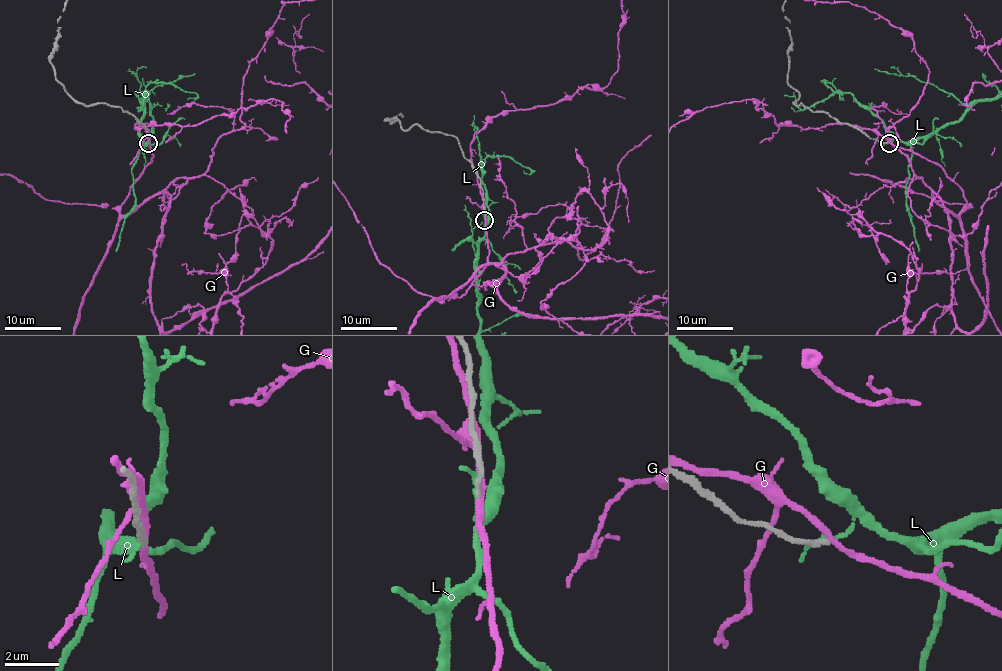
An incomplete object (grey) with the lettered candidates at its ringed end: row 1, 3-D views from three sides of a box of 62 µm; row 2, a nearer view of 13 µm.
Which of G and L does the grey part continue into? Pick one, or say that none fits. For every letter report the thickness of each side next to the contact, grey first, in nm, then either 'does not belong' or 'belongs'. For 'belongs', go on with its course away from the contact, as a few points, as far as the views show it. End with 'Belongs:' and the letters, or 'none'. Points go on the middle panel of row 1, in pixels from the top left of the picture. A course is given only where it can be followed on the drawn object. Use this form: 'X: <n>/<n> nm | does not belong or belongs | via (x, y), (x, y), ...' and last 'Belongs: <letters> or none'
G: 200/220 nm | does not belong
L: 240/170 nm | does not belong
Belongs: none

